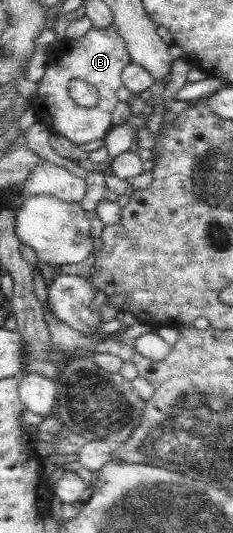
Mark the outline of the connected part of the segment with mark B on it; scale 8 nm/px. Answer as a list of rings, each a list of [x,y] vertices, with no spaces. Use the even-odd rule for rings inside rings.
[[[114,25],[106,29],[92,27],[84,37],[80,39],[64,37],[58,49],[51,47],[49,50],[52,51],[52,55],[47,57],[47,70],[44,77],[37,83],[38,94],[32,103],[38,121],[46,125],[52,134],[64,135],[74,145],[79,146],[104,139],[114,127],[112,115],[116,105],[120,103],[116,93],[123,87],[121,75],[123,70],[131,64],[124,38],[120,37]],[[72,79],[80,79],[96,87],[99,96],[96,107],[87,109],[74,104],[68,94],[68,83]]]

